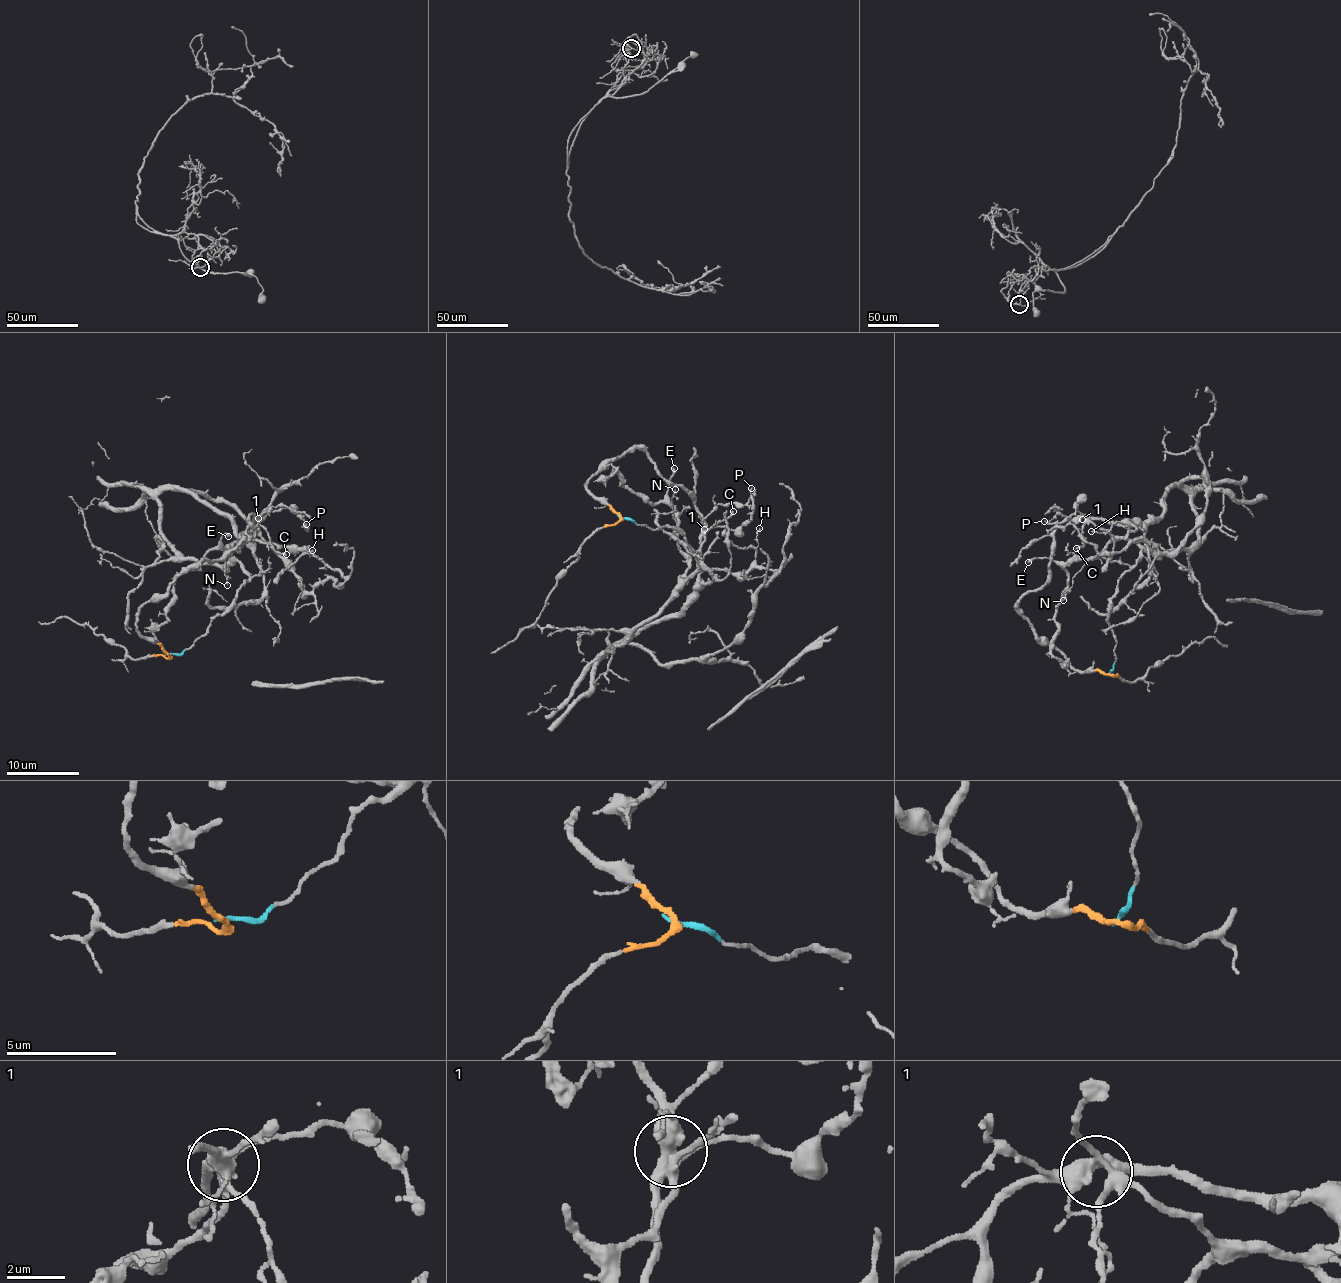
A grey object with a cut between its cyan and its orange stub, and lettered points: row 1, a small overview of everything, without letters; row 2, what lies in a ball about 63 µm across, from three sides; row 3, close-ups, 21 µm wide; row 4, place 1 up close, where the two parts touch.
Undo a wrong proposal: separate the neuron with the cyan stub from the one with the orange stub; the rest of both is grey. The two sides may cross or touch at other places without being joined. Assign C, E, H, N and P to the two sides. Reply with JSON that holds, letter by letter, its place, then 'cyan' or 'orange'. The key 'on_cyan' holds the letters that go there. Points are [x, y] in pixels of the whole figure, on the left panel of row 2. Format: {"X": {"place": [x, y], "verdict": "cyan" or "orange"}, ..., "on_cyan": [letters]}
{"C": {"place": [286, 554], "verdict": "orange"}, "E": {"place": [228, 536], "verdict": "cyan"}, "H": {"place": [312, 550], "verdict": "orange"}, "N": {"place": [227, 585], "verdict": "cyan"}, "P": {"place": [306, 524], "verdict": "cyan"}, "on_cyan": ["E", "N", "P"]}

